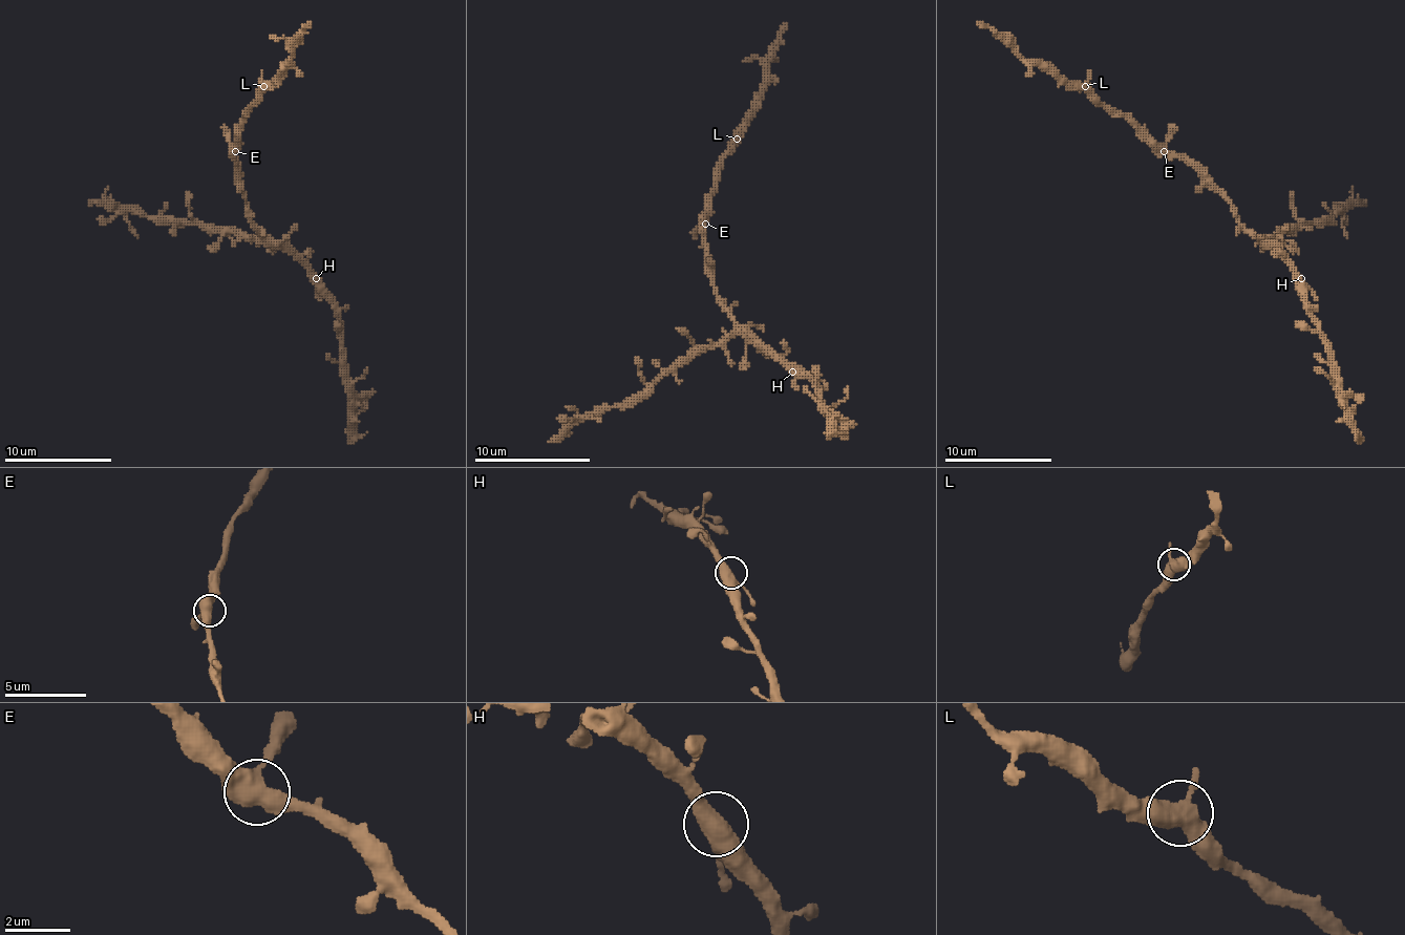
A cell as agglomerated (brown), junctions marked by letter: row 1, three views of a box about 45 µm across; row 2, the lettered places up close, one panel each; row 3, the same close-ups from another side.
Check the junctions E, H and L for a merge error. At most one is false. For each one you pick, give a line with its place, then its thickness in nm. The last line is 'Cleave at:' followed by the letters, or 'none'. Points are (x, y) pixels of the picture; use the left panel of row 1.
Cleave at: none

